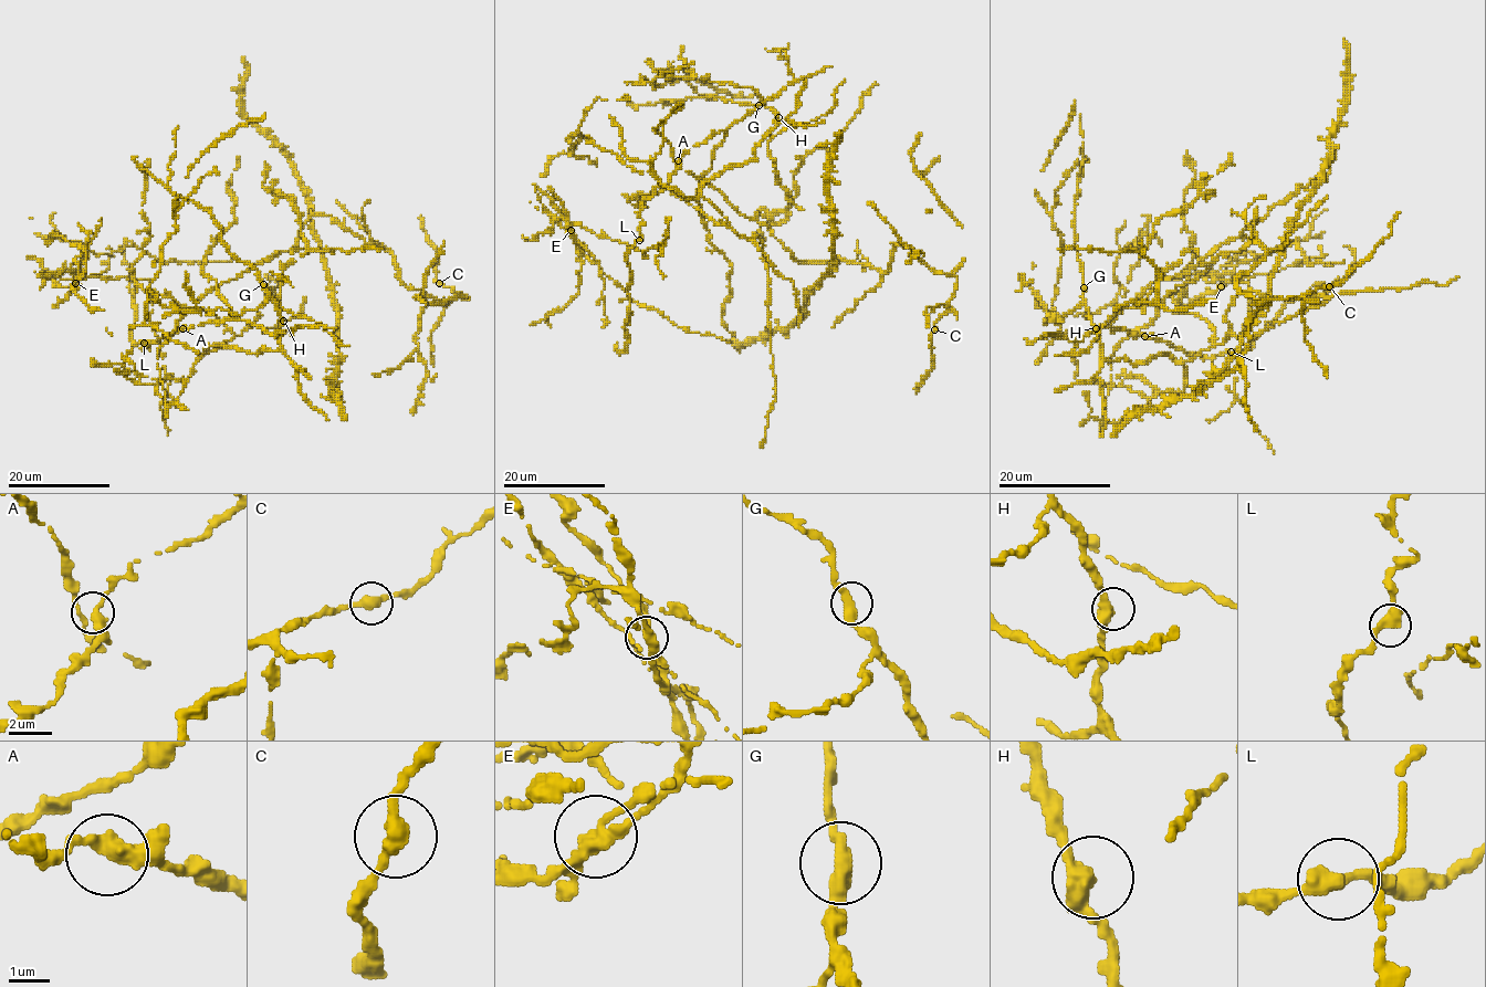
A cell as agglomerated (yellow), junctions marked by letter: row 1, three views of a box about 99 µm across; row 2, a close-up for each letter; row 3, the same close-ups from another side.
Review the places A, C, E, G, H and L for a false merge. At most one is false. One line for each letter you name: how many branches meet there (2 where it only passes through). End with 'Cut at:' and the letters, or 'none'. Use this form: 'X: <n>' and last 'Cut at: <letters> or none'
E: 2
Cut at: E

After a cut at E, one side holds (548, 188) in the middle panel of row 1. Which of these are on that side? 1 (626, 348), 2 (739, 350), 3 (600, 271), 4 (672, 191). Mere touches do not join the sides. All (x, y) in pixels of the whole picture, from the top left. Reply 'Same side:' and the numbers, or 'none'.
Same side: 1, 2, 4

